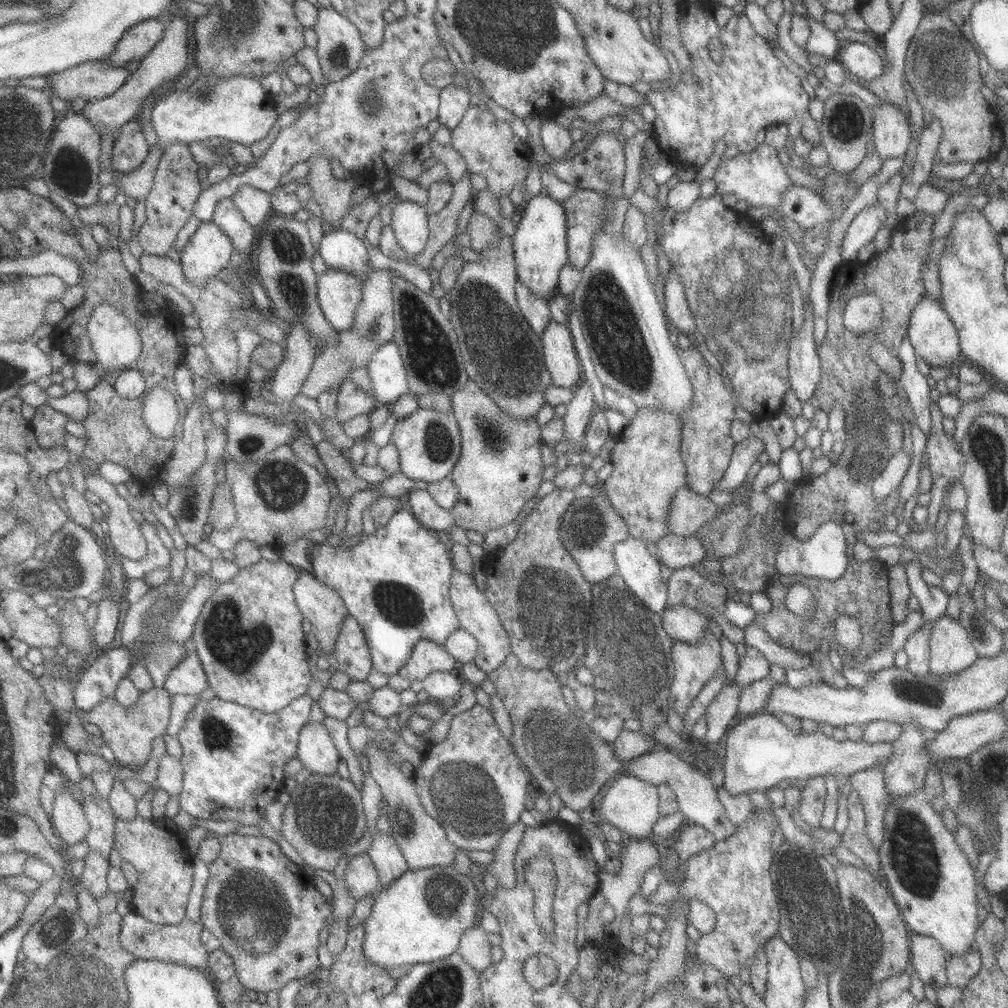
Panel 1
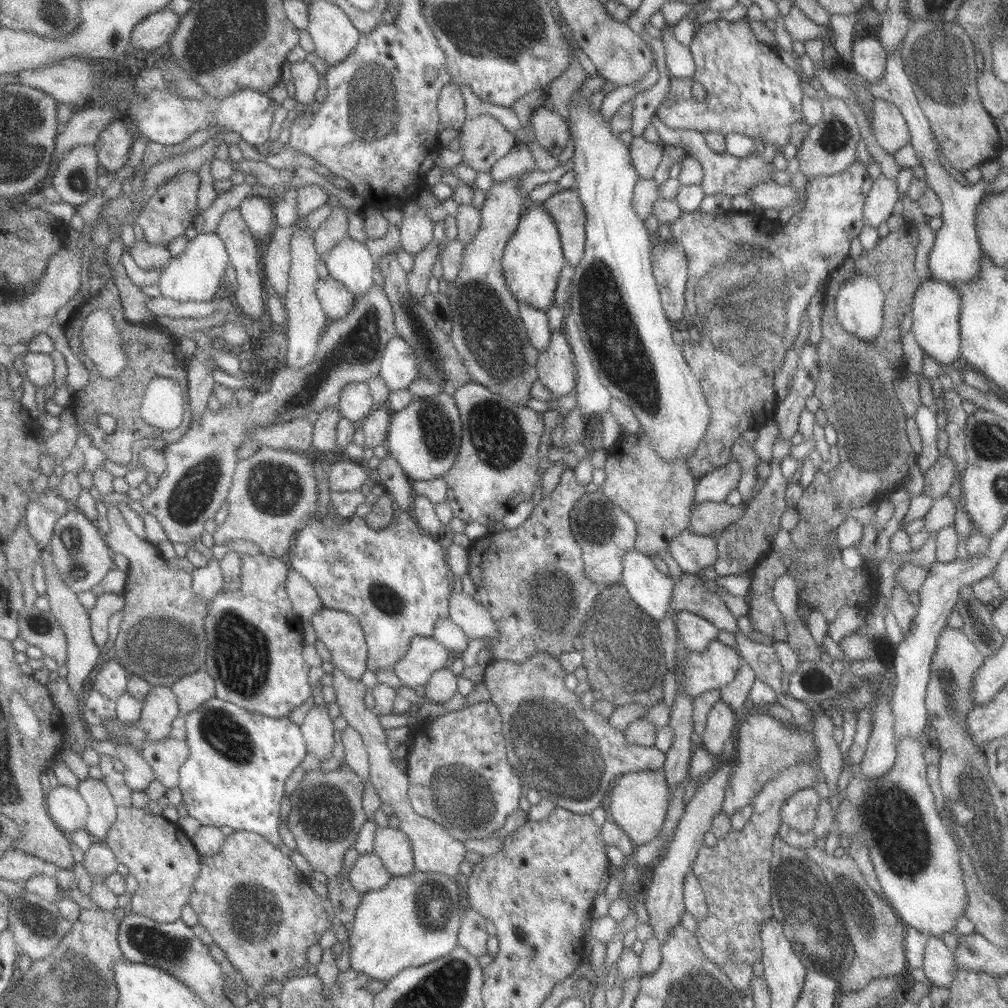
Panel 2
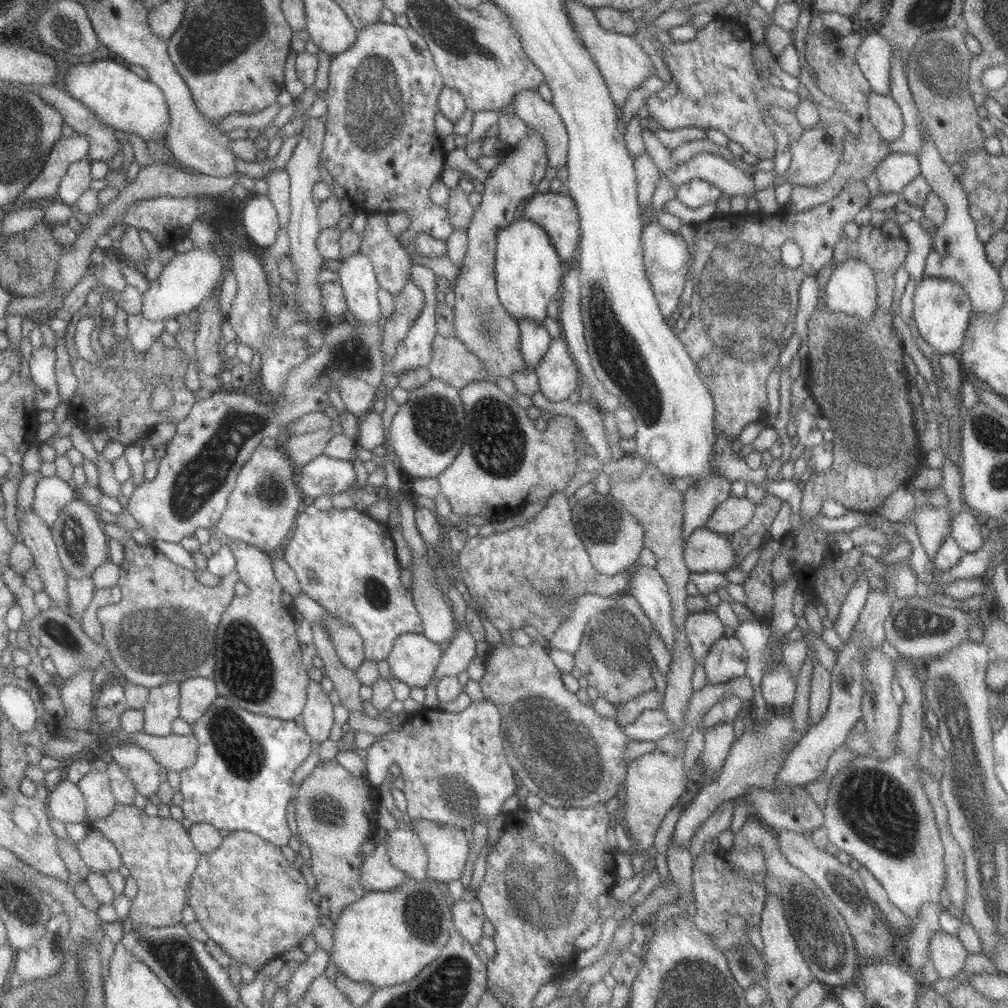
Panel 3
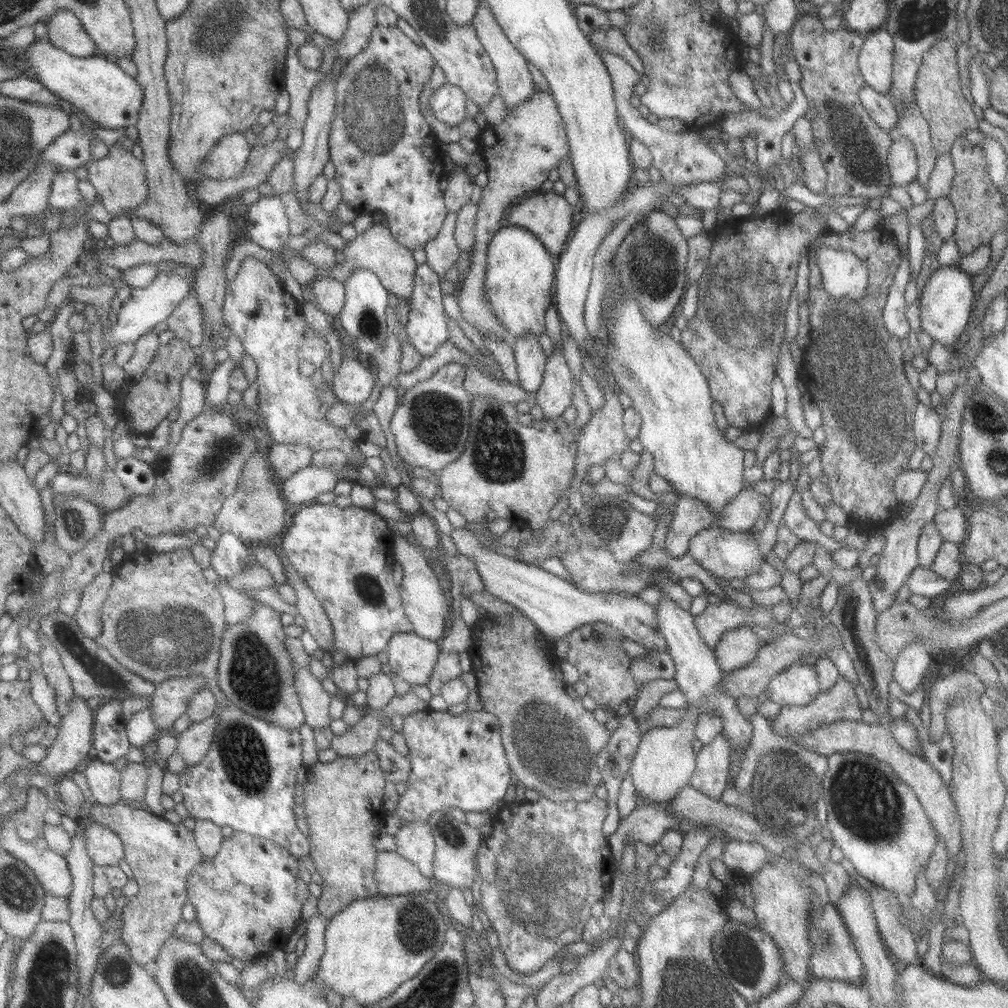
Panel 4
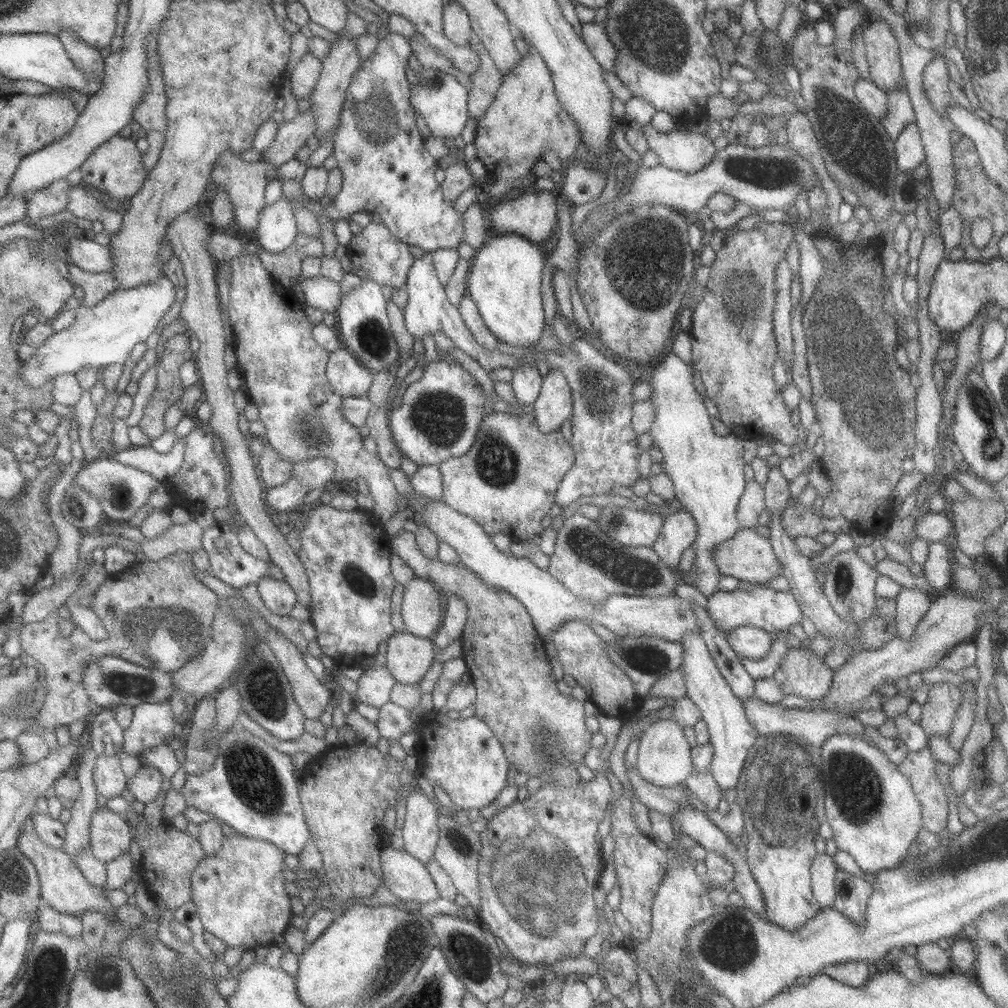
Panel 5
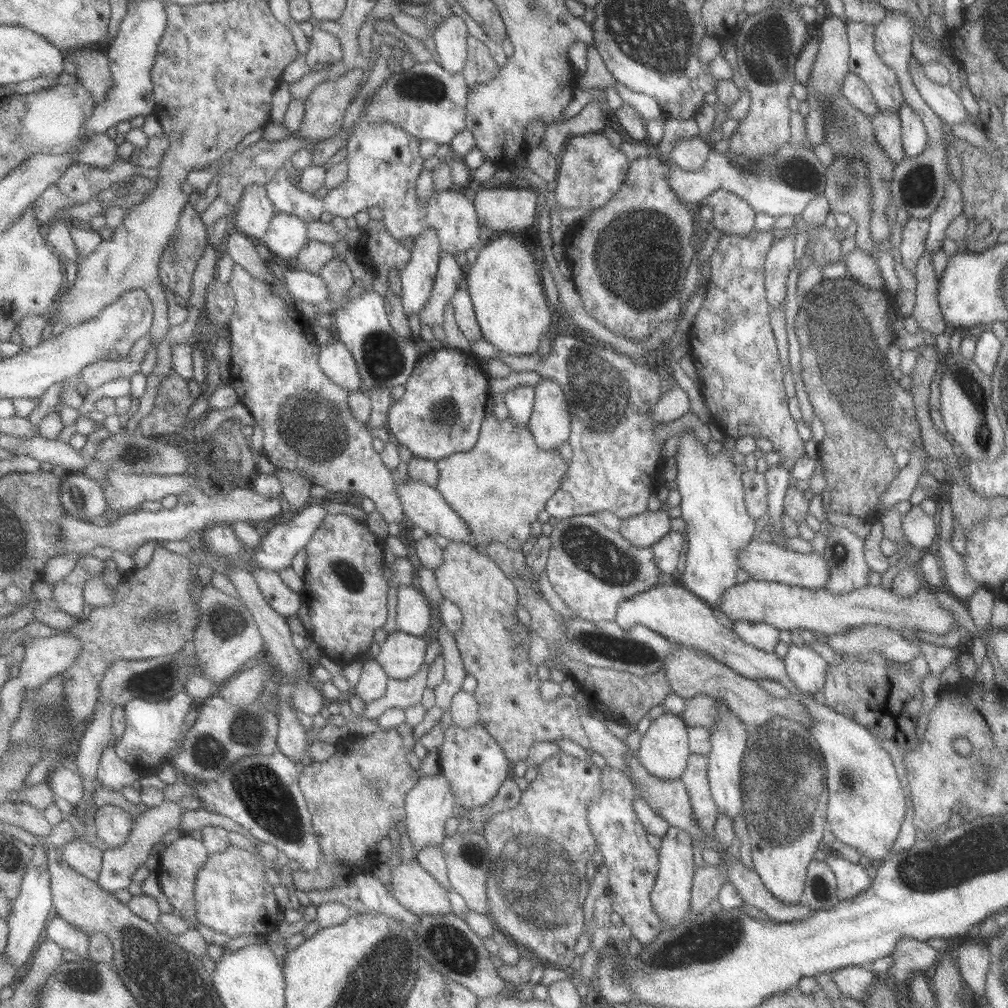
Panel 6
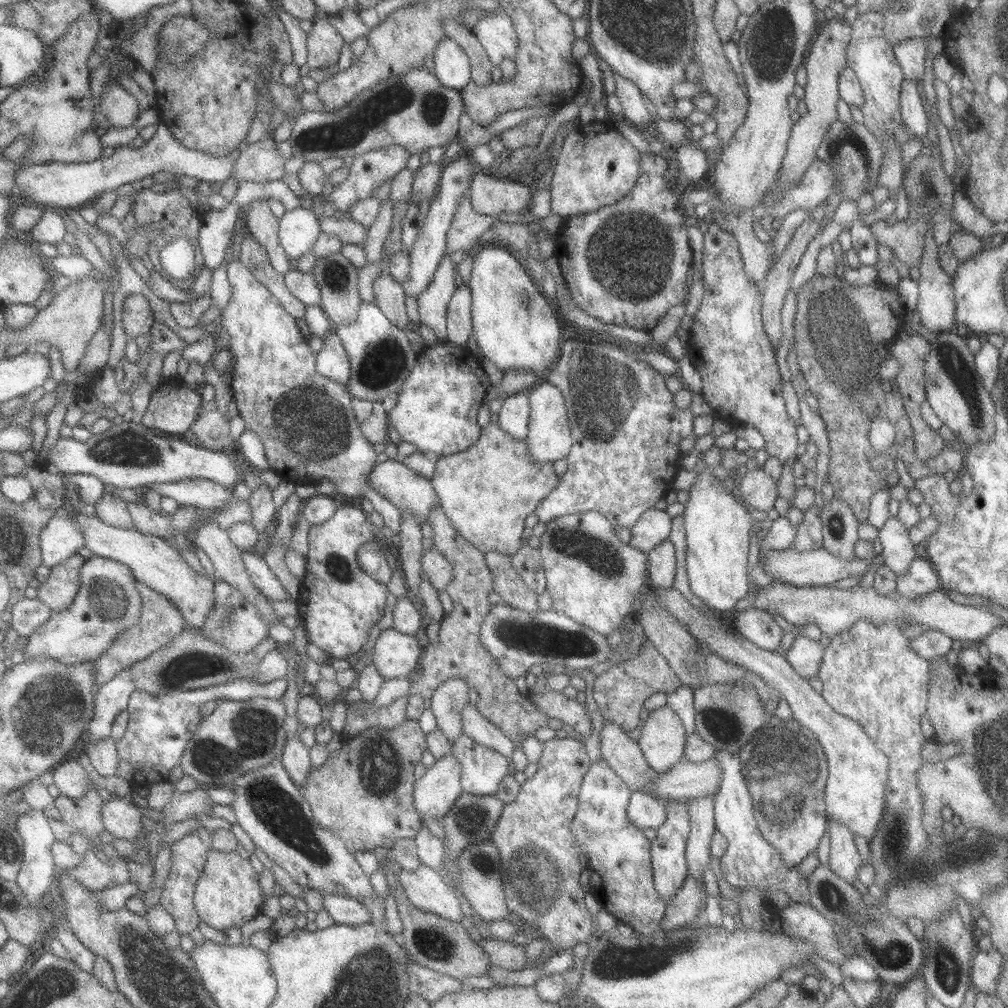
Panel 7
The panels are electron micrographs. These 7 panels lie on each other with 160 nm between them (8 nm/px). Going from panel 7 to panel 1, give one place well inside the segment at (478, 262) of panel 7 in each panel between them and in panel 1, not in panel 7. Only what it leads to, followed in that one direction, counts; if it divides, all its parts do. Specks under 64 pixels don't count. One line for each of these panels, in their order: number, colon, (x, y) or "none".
1: (540, 242)
2: (534, 260)
3: (529, 271)
4: (521, 272)
5: (505, 277)
6: (511, 308)

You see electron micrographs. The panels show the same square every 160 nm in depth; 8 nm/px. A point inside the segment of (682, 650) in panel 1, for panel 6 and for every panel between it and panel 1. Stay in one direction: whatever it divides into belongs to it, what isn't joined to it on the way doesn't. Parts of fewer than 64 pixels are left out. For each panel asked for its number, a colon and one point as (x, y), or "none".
2: (699, 672)
3: (726, 660)
4: (736, 648)
5: (746, 642)
6: (759, 635)

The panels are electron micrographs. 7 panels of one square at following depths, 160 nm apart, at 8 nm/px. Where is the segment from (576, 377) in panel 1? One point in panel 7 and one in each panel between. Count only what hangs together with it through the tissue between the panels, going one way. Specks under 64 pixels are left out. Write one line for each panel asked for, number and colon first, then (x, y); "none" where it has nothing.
2: (557, 369)
3: (558, 372)
4: (554, 396)
5: (555, 404)
6: (551, 422)
7: (550, 438)

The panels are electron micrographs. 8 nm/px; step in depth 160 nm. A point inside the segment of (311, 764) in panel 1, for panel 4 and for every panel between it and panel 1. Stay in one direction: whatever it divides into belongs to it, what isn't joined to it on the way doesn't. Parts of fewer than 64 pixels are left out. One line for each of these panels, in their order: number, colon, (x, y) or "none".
2: (318, 728)
3: (318, 720)
4: (315, 700)

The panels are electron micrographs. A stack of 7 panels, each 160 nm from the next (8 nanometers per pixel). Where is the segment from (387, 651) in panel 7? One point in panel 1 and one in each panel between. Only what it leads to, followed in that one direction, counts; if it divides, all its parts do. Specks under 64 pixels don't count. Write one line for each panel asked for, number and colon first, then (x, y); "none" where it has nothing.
1: (429, 657)
2: (425, 656)
3: (415, 658)
4: (413, 658)
5: (409, 657)
6: (402, 655)

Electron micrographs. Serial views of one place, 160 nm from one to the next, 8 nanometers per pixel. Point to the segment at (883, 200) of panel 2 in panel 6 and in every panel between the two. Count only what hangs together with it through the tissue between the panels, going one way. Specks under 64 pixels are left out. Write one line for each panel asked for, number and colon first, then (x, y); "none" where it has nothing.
3: (896, 170)
4: (901, 165)
5: (908, 153)
6: (912, 133)

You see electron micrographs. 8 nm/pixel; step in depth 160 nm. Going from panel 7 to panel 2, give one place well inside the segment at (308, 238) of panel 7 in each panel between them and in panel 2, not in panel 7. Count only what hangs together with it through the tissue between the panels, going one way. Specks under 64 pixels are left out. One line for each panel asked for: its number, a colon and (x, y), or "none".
2: (258, 212)
3: (261, 221)
4: (269, 227)
5: (278, 228)
6: (288, 235)

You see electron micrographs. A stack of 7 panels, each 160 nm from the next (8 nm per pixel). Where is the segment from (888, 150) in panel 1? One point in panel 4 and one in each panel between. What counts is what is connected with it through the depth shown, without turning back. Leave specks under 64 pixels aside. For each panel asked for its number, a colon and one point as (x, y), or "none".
2: (888, 128)
3: (884, 114)
4: (878, 106)

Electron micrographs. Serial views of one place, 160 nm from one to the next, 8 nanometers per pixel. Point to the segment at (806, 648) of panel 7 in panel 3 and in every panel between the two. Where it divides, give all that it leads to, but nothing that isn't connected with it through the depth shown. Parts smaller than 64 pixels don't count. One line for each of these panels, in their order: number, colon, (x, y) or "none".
3: (777, 688)
4: (796, 685)
5: (801, 674)
6: (805, 669)

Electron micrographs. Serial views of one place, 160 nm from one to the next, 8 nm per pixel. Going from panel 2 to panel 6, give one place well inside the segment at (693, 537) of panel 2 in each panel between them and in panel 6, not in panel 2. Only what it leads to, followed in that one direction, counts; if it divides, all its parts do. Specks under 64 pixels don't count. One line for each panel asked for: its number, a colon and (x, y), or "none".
3: (703, 551)
4: (723, 554)
5: (747, 556)
6: (763, 561)

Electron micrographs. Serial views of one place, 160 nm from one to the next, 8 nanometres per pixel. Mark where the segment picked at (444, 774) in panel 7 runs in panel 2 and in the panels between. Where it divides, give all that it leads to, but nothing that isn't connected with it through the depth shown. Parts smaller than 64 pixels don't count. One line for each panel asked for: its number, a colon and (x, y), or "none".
2: (394, 848)
3: (406, 850)
4: (415, 840)
5: (421, 832)
6: (429, 806)

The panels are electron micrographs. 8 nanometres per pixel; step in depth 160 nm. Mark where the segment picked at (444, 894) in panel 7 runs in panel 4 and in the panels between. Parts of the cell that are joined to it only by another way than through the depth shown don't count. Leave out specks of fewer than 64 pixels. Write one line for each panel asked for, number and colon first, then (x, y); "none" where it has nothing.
4: (396, 876)
5: (407, 878)
6: (417, 890)

